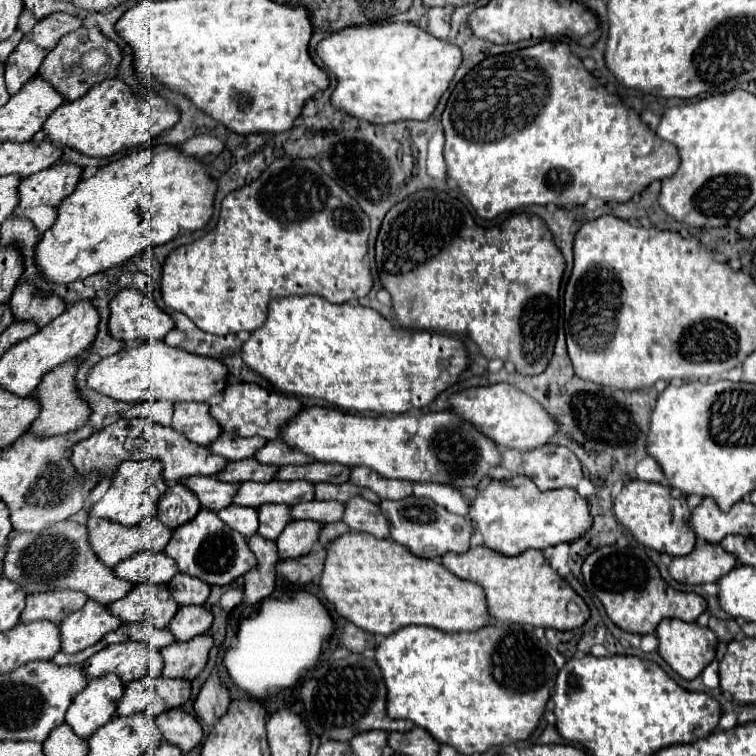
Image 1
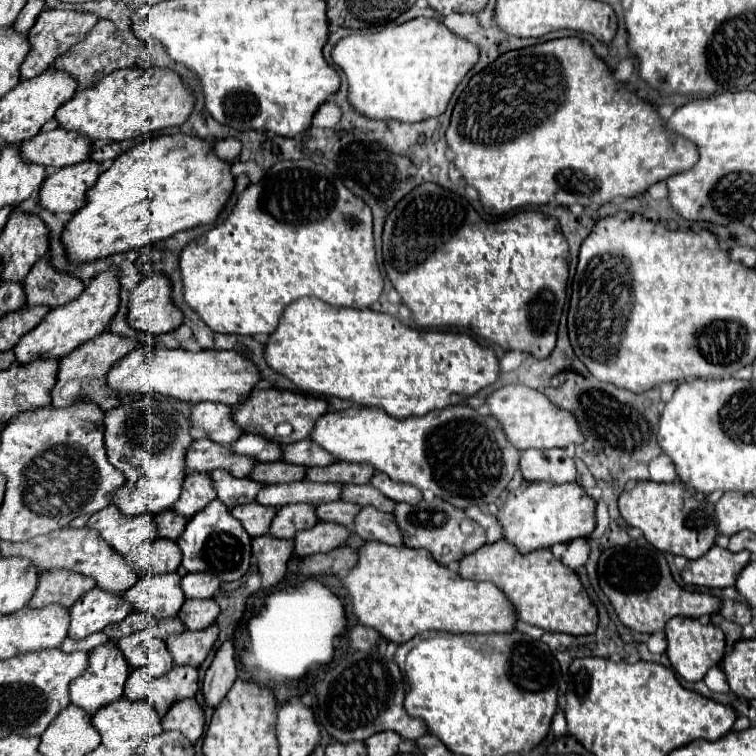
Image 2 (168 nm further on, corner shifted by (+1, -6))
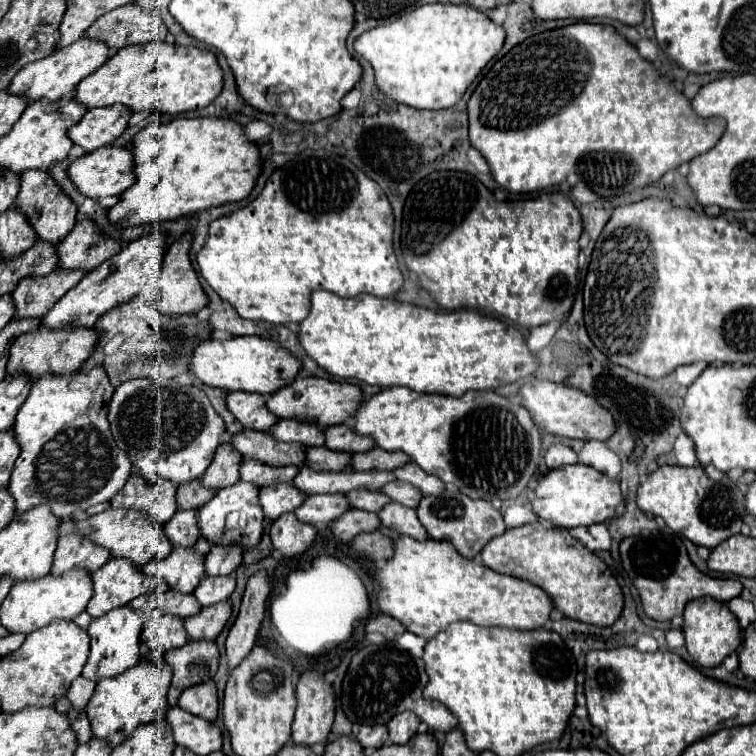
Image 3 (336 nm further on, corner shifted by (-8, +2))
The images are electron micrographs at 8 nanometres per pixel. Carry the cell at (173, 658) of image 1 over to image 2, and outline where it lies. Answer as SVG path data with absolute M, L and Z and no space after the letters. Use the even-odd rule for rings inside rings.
M209 625L203 631L183 631L177 637L167 637L167 649L173 657L175 665L199 667L209 655L213 643L217 639L217 627Z

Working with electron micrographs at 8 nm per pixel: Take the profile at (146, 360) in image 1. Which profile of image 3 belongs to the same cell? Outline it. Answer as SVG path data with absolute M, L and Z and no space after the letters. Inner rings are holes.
M256 335L232 337L228 341L204 341L196 345L190 357L190 373L194 373L202 383L226 391L250 391L260 395L272 395L274 391L292 383L300 367L300 359L284 349L280 343Z

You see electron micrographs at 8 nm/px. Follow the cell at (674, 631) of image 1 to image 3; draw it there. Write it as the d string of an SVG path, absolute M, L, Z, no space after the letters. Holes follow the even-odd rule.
M700 597L696 601L690 601L684 611L684 637L686 637L686 649L692 655L694 663L702 667L716 667L720 665L730 653L734 653L742 641L742 629L736 619L736 615L728 609L726 603L712 601L710 597Z

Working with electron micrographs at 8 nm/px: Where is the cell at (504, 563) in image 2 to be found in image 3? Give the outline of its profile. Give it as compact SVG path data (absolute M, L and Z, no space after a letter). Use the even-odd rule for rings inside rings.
M540 521L506 529L504 535L494 537L480 553L486 567L506 573L542 587L554 601L556 609L566 617L608 627L624 609L624 593L608 569L608 565L588 551L568 529L544 529Z

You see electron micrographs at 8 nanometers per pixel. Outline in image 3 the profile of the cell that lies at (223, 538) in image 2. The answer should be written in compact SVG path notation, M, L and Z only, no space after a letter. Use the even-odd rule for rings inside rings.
M238 481L230 487L216 491L216 495L200 509L202 535L206 535L208 541L214 545L240 543L244 549L254 547L260 541L262 529L264 529L264 511L260 509L258 493L260 493L260 487L248 485L246 481Z

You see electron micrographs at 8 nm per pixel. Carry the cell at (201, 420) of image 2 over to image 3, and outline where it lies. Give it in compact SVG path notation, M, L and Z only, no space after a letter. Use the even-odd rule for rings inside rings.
M236 391L226 397L226 405L234 413L234 417L244 427L256 431L268 431L276 423L276 417L268 413L264 401L266 399L260 393L244 393L244 391Z

